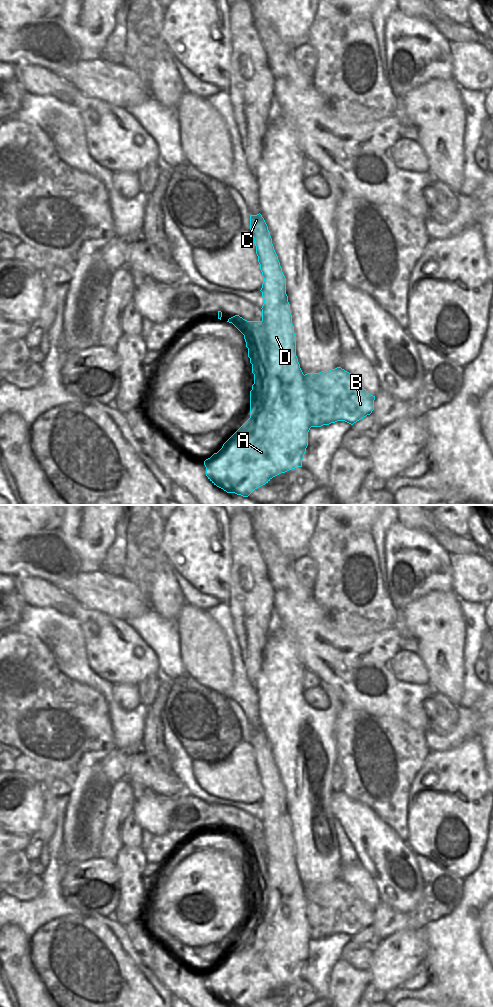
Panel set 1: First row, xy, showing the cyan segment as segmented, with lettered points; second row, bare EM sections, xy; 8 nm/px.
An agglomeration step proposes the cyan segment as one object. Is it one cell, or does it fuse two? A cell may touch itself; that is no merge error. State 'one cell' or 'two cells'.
two cells

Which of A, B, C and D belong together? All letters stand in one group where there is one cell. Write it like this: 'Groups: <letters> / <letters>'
Groups: A C D / B

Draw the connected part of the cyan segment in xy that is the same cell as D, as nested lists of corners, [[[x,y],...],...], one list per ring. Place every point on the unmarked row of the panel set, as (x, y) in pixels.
[[[260,725],[250,727],[250,744],[254,750],[256,766],[264,790],[260,803],[264,812],[261,820],[262,833],[268,850],[268,900],[266,902],[266,914],[264,920],[259,925],[251,926],[250,930],[223,956],[217,965],[214,965],[204,973],[208,991],[227,1005],[235,1005],[237,1007],[250,1007],[255,1001],[265,997],[273,989],[291,981],[302,979],[302,972],[308,958],[308,944],[312,939],[306,914],[308,902],[296,868],[296,848],[292,836],[290,816],[286,806],[286,790],[274,762],[268,738]]]

